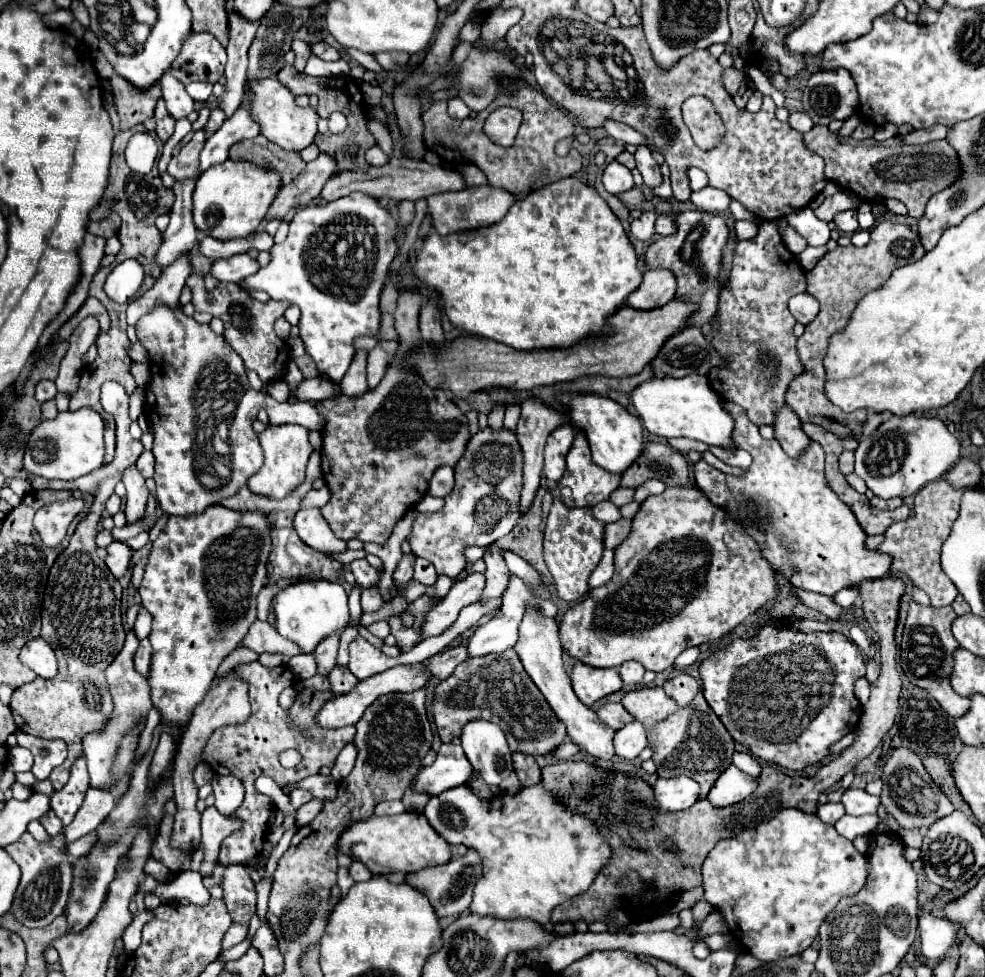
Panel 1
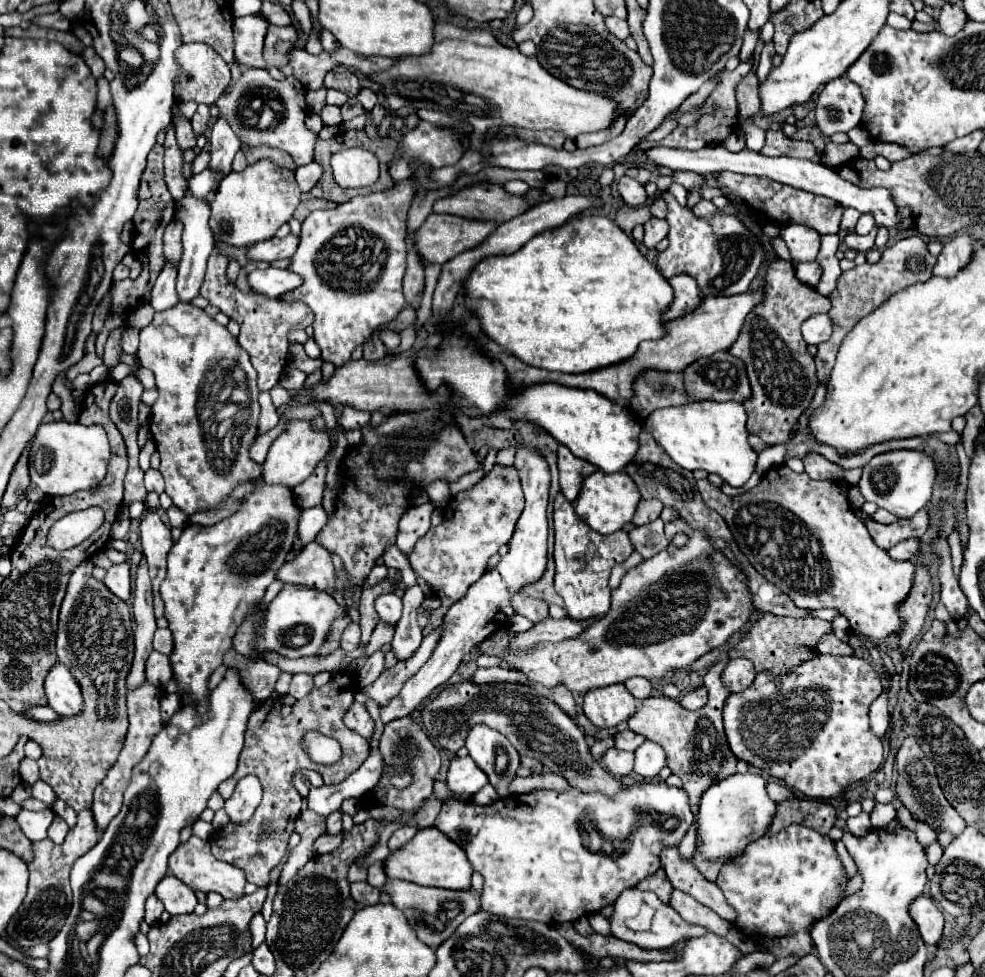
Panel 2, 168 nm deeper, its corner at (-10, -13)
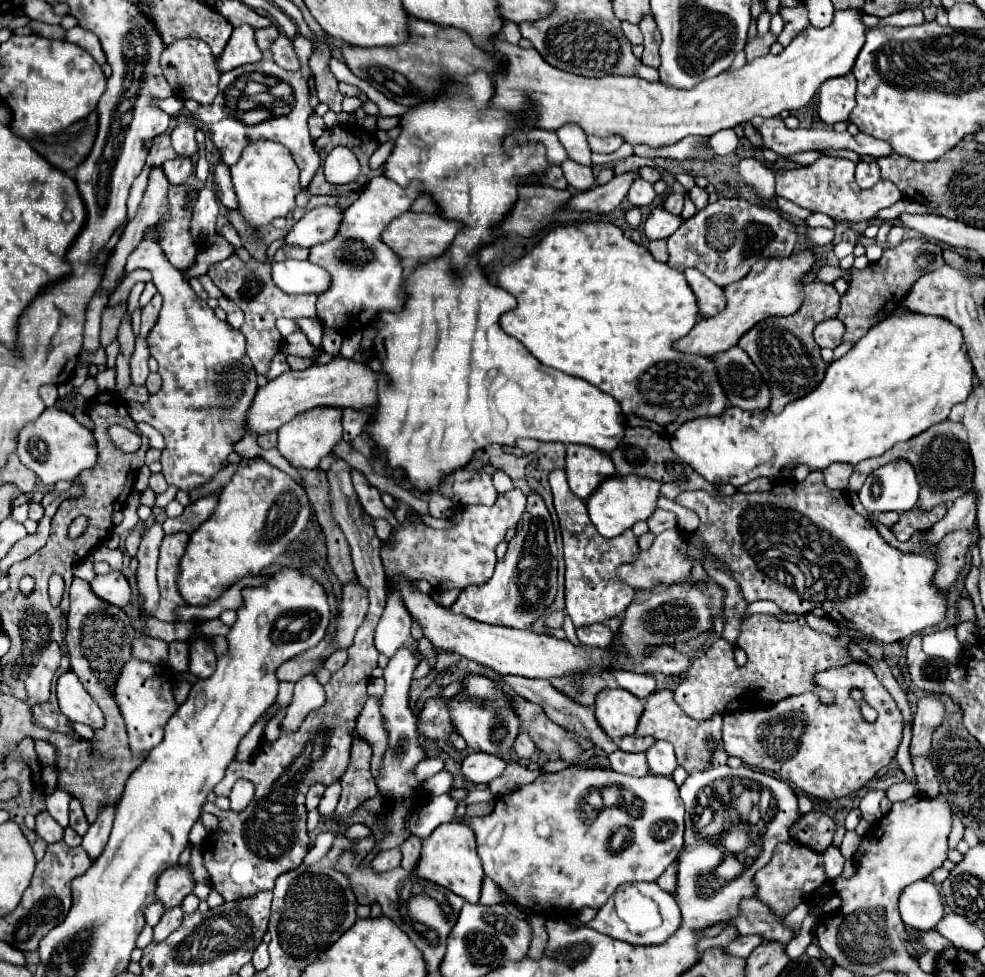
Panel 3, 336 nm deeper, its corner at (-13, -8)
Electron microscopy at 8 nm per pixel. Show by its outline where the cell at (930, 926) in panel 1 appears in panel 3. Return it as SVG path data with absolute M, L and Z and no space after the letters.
M917 881L909 885L899 897L901 919L915 931L929 931L943 919L945 907L937 887L931 881Z

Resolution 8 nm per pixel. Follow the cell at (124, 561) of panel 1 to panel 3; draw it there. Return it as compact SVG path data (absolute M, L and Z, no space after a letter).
M111 571L107 575L97 575L91 581L91 589L105 601L125 607L131 601L131 587L121 571Z

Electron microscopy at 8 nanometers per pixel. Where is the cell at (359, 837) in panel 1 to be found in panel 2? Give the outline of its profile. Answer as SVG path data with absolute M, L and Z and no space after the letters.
M438 828L418 830L416 836L406 846L402 846L400 850L396 850L386 858L384 868L390 878L408 880L420 886L436 886L450 890L468 890L472 886L470 878L474 872L474 868L466 858L466 852L462 852L462 848L450 838L446 838L446 834L442 834Z

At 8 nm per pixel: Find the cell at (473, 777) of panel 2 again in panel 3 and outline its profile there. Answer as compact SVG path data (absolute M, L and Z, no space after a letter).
M471 753L461 761L461 775L473 783L491 783L505 769L507 761L487 753Z

